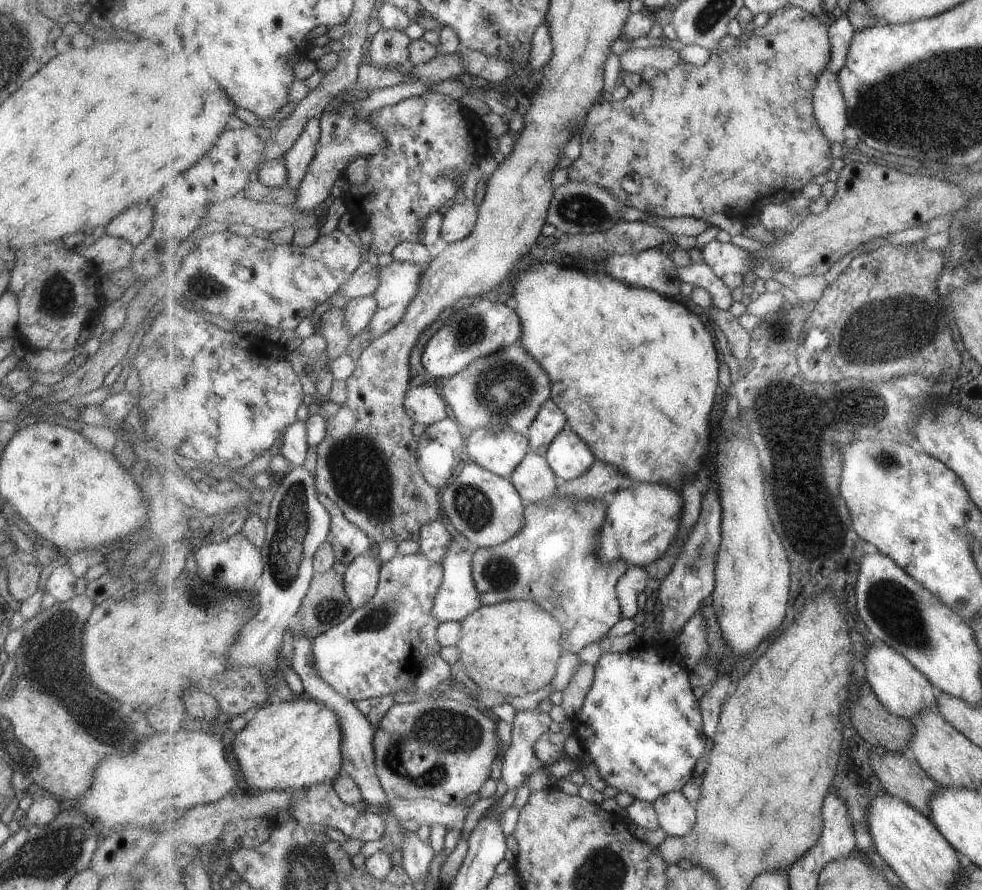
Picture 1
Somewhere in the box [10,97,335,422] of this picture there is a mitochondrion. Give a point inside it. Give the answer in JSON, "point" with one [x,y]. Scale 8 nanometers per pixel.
{"point":[56,298]}

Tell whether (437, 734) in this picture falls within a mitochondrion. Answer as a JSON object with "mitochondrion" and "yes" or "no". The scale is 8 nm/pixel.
{"mitochondrion":"yes"}

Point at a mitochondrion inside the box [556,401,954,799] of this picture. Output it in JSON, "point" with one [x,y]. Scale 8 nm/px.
{"point":[896,611]}

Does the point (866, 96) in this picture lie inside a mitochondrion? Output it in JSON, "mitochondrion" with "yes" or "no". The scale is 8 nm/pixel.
{"mitochondrion":"yes"}

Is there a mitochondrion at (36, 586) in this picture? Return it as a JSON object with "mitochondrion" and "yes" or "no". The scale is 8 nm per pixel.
{"mitochondrion":"no"}

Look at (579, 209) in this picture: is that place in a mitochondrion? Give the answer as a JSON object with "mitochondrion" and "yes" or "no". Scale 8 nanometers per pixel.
{"mitochondrion":"yes"}

